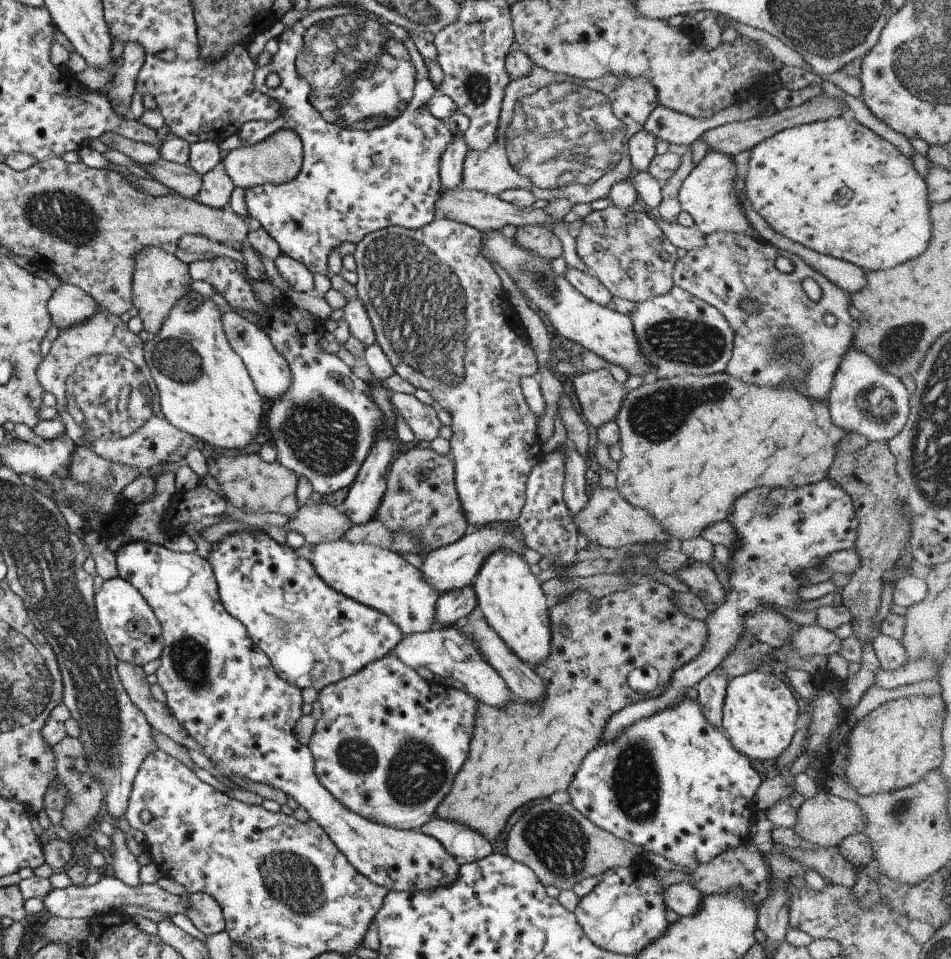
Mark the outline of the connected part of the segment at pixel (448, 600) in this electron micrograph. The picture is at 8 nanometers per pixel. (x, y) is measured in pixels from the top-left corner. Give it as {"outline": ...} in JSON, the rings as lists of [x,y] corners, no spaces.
{"outline":[[[471,585],[438,595],[435,612],[433,612],[436,623],[434,627],[452,626],[460,623],[475,605],[476,596]]]}

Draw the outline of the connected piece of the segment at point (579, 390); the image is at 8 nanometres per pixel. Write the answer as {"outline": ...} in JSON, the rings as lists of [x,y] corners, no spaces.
{"outline":[[[607,369],[579,373],[573,377],[571,382],[581,409],[581,414],[583,414],[583,418],[585,418],[591,426],[597,428],[615,419],[619,406],[621,406],[621,400],[625,398],[627,390],[625,390],[625,386],[615,382],[613,375],[611,375]]]}

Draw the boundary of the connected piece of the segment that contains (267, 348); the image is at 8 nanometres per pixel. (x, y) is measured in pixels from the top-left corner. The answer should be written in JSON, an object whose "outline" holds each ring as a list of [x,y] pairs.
{"outline":[[[235,311],[221,313],[221,324],[231,350],[235,351],[235,354],[245,365],[245,370],[247,370],[247,374],[252,380],[255,392],[265,400],[279,398],[289,388],[291,372],[289,372],[285,360],[273,348],[263,329],[253,324],[253,322],[249,322]]]}

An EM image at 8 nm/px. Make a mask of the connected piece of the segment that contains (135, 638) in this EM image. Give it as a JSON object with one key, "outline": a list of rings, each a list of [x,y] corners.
{"outline":[[[118,576],[103,581],[99,592],[94,594],[94,609],[99,628],[117,661],[141,667],[159,658],[163,650],[160,624],[147,602],[129,582]]]}

